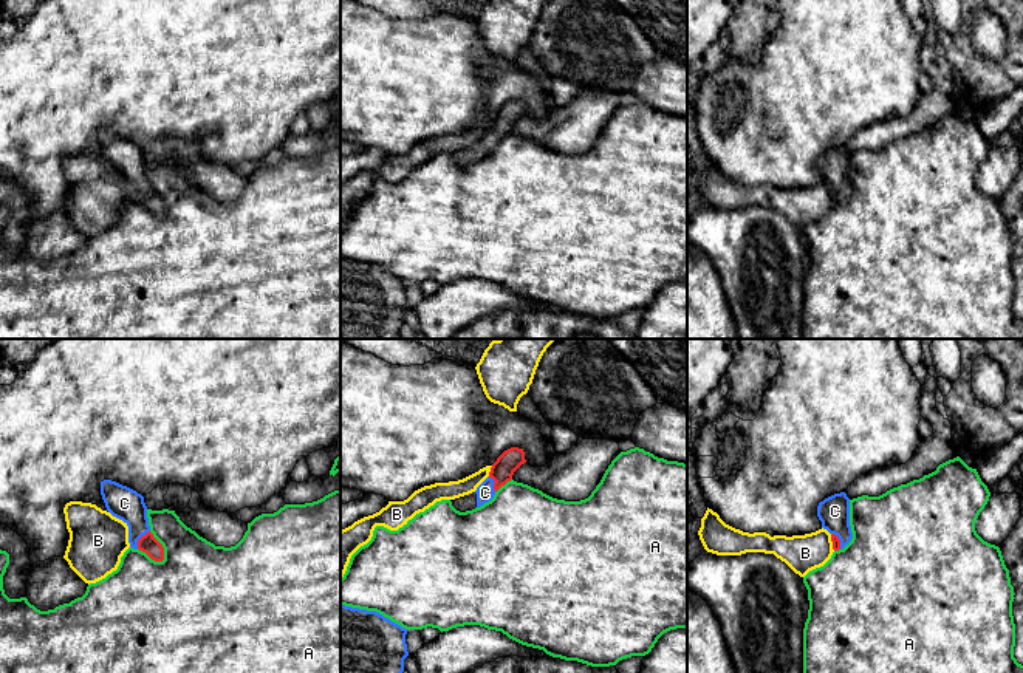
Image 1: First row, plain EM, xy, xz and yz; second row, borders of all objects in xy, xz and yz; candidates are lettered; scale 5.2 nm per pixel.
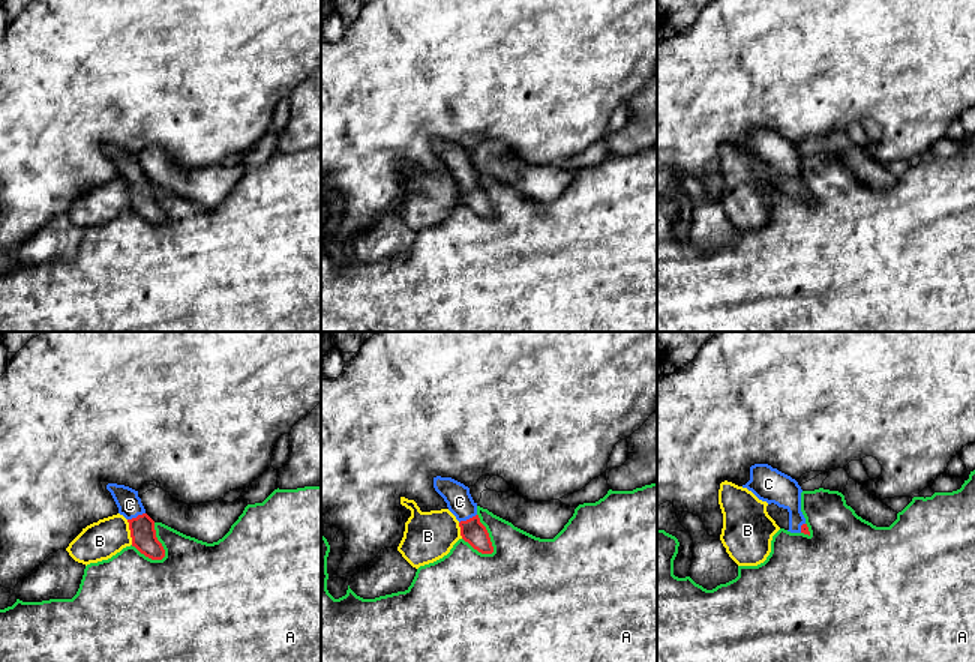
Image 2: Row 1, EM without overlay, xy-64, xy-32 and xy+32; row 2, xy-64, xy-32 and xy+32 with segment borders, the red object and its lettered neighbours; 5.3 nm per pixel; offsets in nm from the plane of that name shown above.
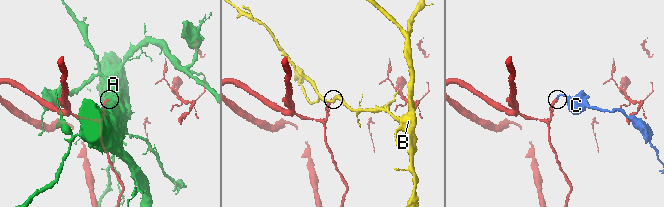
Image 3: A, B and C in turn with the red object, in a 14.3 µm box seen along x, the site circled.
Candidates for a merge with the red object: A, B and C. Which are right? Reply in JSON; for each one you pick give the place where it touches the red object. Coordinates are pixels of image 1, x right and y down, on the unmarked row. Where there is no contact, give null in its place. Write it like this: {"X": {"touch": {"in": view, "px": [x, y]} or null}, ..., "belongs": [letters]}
{"C": {"touch": {"in": "xy", "px": [140, 192]}}, "belongs": ["C"]}

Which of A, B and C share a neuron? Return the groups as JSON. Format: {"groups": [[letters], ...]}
{"groups": [["A"], ["B"], ["C"]]}

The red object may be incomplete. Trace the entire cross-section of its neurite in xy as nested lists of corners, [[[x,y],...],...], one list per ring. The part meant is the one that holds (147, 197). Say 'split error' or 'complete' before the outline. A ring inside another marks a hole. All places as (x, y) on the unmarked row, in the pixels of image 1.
split error; [[[111,133],[101,135],[101,149],[107,164],[128,179],[130,201],[145,206],[152,214],[164,214],[164,201],[153,190],[144,150]]]

